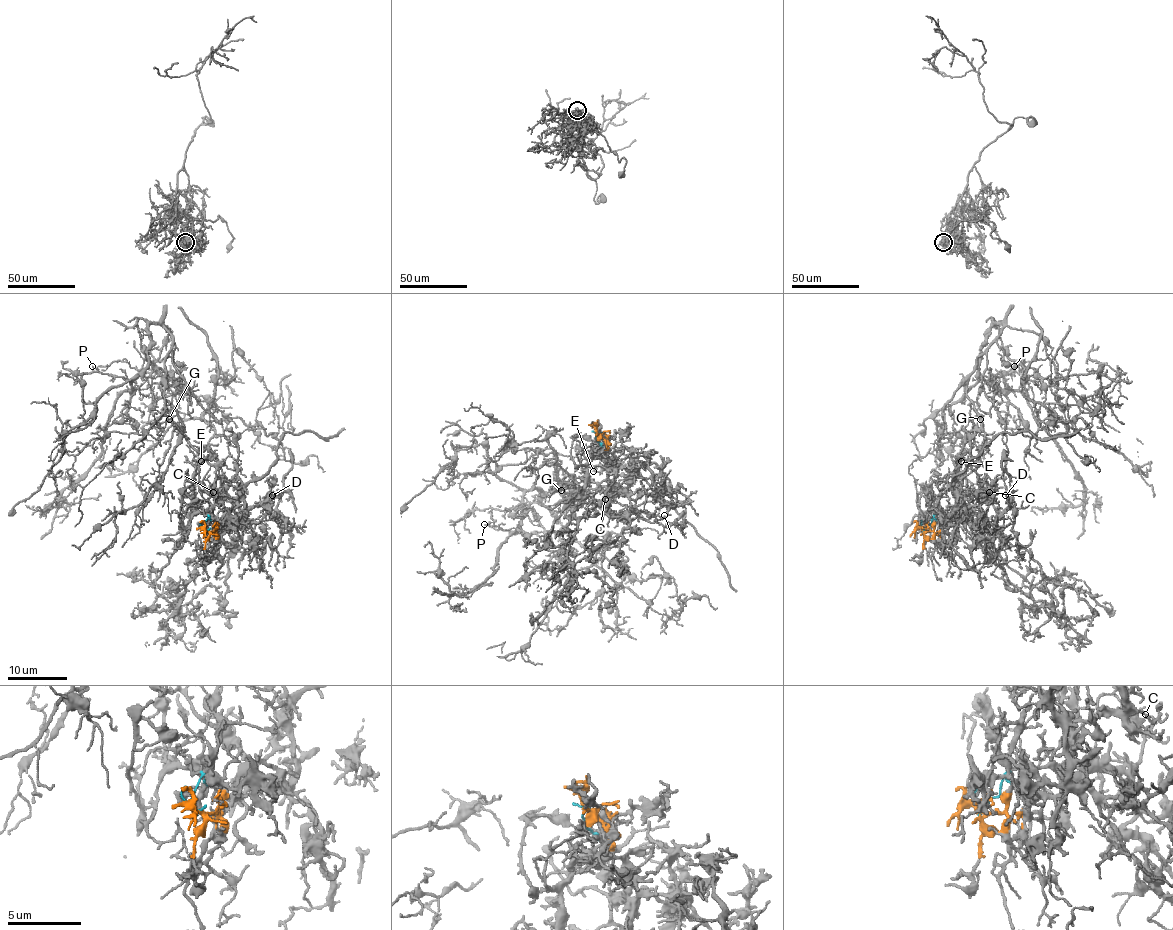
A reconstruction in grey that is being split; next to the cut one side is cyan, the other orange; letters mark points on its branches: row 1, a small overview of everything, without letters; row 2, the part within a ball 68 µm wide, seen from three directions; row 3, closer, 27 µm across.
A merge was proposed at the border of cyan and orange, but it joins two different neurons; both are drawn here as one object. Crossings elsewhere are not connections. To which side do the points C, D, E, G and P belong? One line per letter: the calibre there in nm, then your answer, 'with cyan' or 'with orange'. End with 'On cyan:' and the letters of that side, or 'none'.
C: calibre 150 nm; with orange
D: calibre 120 nm; with orange
E: calibre 120 nm; with orange
G: calibre 80 nm; with cyan
P: calibre 90 nm; with cyan
On cyan: G, P

